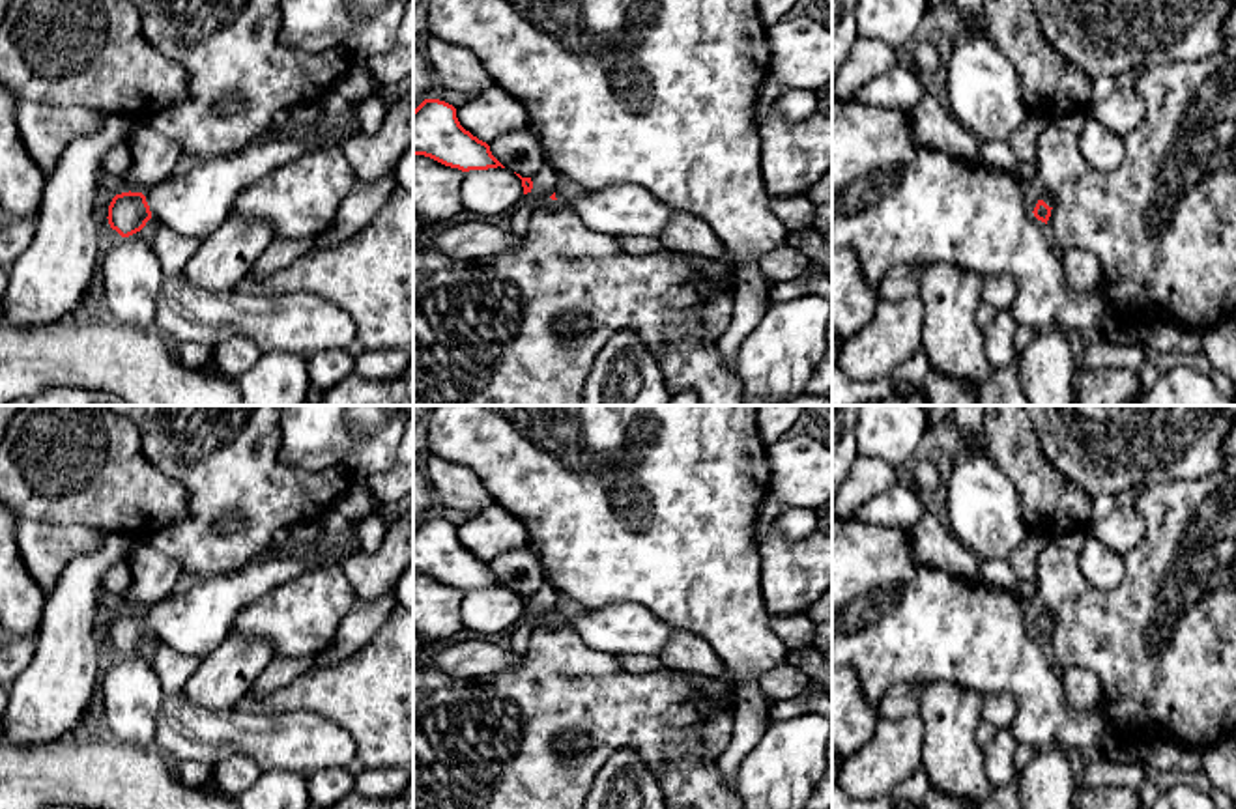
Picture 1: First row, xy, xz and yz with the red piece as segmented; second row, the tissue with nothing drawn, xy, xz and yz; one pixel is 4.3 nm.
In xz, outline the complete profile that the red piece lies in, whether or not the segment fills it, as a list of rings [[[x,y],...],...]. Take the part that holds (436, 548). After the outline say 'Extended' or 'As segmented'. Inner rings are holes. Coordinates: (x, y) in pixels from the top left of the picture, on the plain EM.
[[[424,518],[413,529],[413,574],[430,575],[462,590],[505,587],[486,561],[460,544],[456,527],[439,518]]]. As segmented

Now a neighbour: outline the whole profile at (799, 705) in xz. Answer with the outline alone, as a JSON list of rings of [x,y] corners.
[[[810,680],[806,691],[800,697],[772,703],[769,710],[770,721],[791,719],[797,716],[810,714],[808,701],[817,693],[826,693],[826,689],[817,680]]]

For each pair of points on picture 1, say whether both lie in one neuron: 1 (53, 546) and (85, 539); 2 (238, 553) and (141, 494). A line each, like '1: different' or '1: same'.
1: same
2: different

